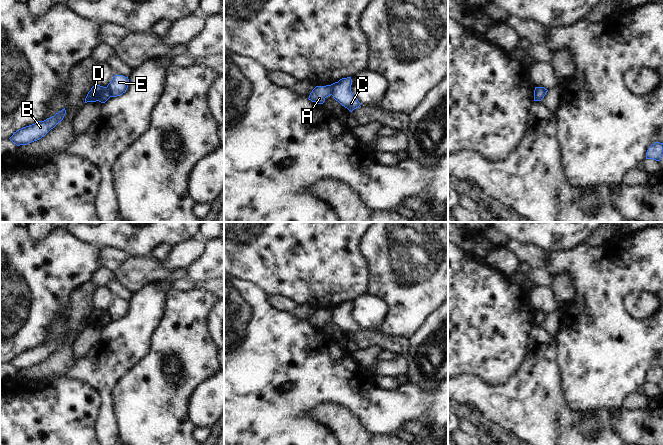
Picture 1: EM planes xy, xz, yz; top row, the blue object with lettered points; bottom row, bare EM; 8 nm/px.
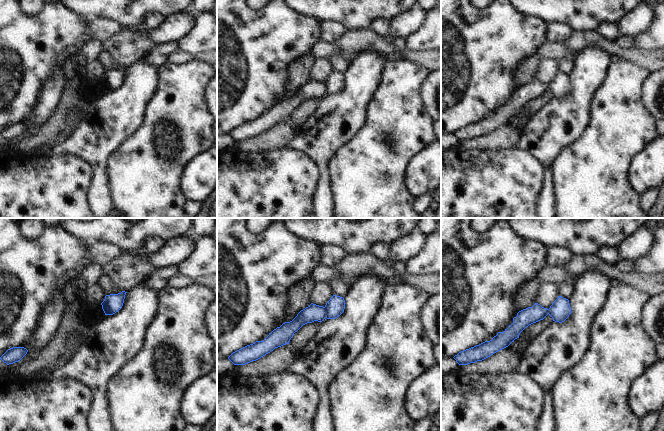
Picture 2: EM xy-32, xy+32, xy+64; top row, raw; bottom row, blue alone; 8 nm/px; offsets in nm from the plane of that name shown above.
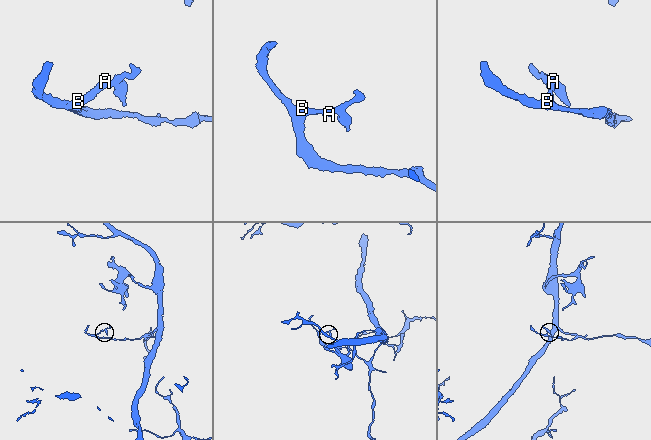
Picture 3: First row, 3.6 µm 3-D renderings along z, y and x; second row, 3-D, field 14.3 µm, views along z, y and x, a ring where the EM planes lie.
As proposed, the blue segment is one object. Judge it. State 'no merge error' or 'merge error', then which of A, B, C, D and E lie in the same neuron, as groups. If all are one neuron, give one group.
merge error; groups A B D / C E

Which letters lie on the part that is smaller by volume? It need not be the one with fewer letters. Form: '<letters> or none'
C, E

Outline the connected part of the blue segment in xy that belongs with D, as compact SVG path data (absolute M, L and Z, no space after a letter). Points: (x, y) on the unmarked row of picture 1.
M94 309L91 312L91 314L88 316L85 322L85 327L96 326L96 325L105 327L110 321L111 319L107 311L103 311L100 309Z

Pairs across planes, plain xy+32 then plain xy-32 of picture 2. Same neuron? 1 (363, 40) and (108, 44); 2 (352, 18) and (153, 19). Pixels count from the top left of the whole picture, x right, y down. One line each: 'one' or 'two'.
1: one
2: two

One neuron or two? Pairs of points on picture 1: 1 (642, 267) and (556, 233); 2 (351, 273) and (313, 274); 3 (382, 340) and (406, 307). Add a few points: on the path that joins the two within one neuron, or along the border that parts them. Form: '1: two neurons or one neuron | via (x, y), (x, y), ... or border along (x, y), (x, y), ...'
1: two neurons | border along (585, 241), (571, 248), (559, 251)
2: one neuron | via (342, 273), (322, 273)
3: two neurons | border along (372, 329), (408, 338)

